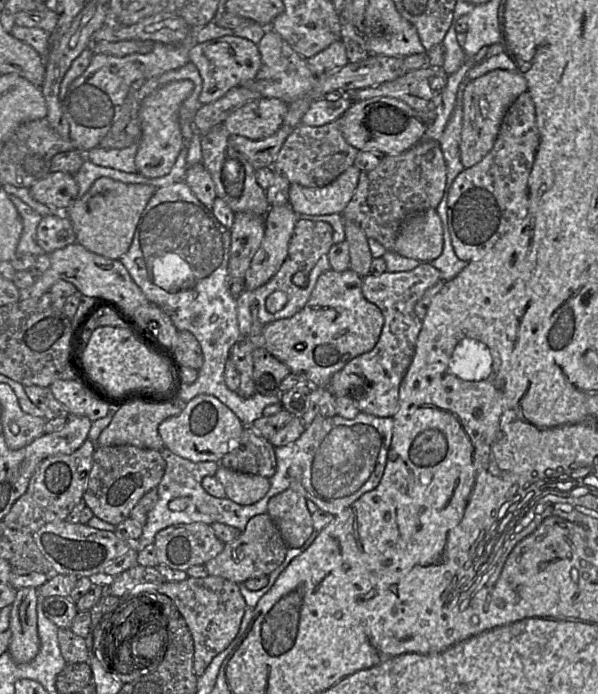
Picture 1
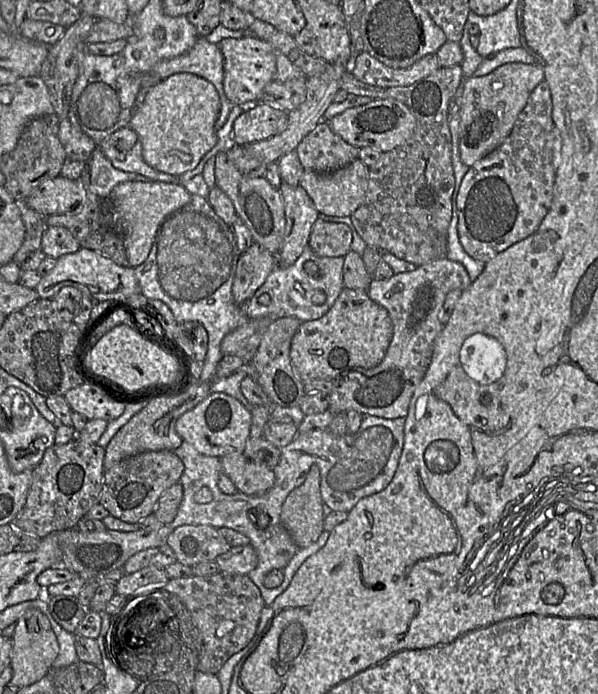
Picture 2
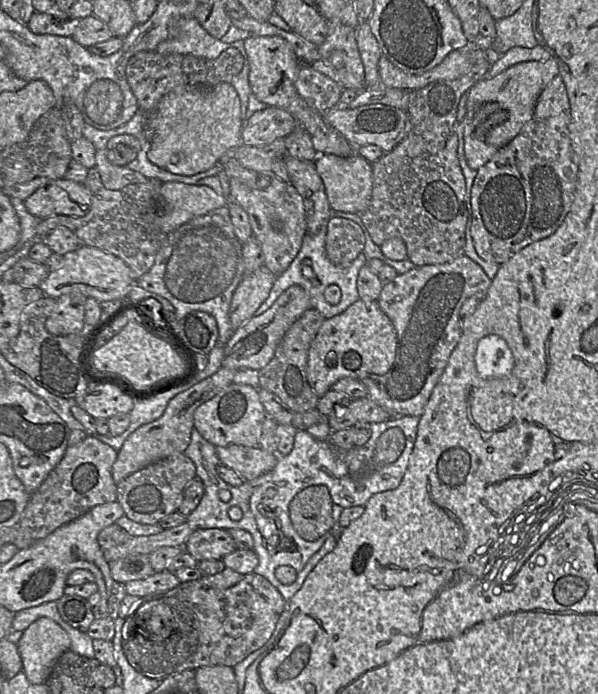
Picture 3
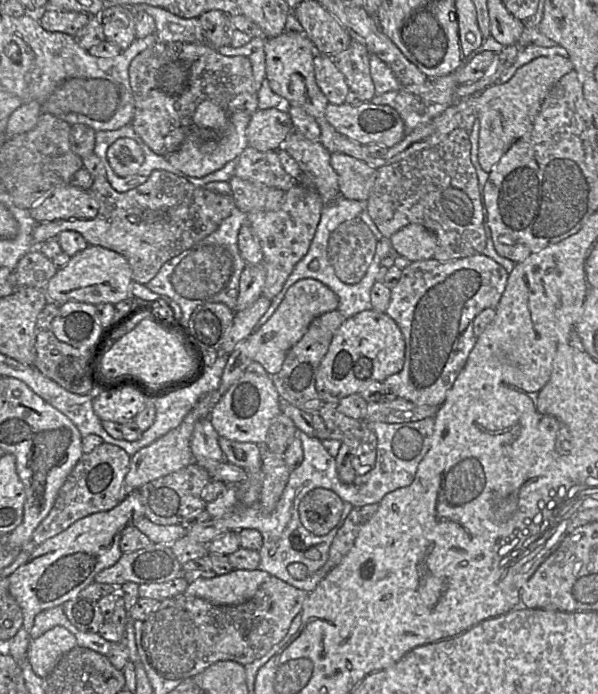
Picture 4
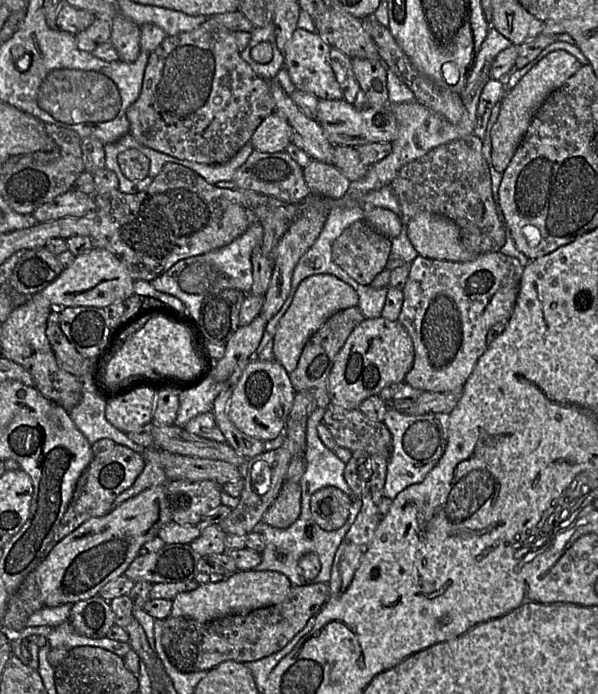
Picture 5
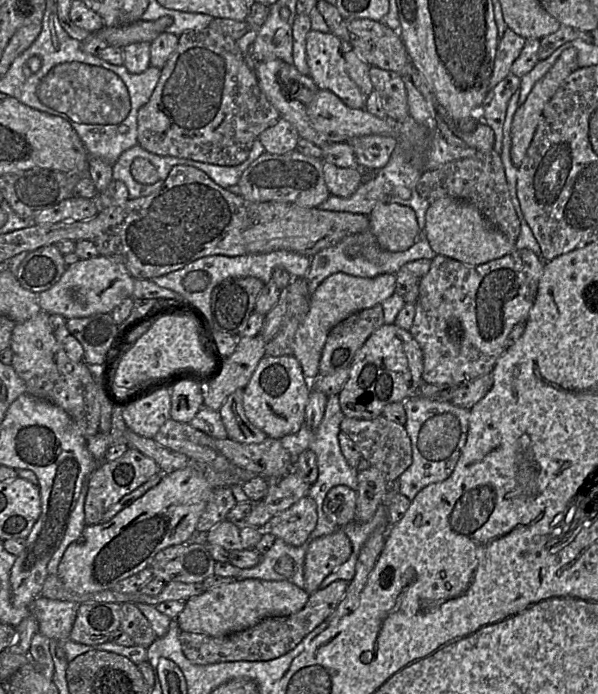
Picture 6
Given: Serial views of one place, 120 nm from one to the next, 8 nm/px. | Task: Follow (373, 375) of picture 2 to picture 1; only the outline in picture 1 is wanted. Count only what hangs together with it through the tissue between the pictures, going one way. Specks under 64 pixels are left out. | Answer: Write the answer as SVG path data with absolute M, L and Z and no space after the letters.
M422 262L410 271L385 271L380 275L368 274L362 278L363 296L380 309L384 317L384 325L379 340L371 351L353 358L332 376L327 388L335 398L342 396L351 398L360 412L379 417L393 417L395 415L399 407L399 388L412 362L417 338L422 327L422 319L416 315L415 305L426 293L432 293L433 297L441 289L444 282L441 272L430 262Z

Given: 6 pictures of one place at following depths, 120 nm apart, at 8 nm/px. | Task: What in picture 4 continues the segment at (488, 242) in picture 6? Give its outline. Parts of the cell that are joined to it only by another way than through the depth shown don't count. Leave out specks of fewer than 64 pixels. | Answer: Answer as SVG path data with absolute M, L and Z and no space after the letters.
M408 224L390 238L392 248L410 262L433 259L437 239L420 224Z

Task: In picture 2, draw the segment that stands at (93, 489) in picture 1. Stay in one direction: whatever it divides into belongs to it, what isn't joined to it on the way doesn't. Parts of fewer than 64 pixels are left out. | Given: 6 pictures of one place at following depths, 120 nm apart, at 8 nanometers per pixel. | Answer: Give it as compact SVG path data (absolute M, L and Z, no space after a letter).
M150 451L130 456L104 470L98 504L102 505L110 516L129 524L138 524L154 513L160 496L179 483L183 471L184 464L173 451Z

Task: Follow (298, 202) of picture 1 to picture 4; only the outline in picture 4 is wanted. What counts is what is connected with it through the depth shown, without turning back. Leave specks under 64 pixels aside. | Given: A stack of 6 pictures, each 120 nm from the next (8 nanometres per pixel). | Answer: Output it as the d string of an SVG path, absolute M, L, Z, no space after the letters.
M331 153L330 163L337 174L339 194L347 199L367 200L375 184L377 170L344 153Z

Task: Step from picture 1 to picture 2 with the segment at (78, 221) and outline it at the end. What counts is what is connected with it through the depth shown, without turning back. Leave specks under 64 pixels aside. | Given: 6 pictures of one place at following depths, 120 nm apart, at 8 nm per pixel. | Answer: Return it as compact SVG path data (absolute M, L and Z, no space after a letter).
M128 181L112 189L107 197L111 206L111 228L124 239L130 267L135 268L147 259L162 220L188 204L191 196L183 185L159 181Z

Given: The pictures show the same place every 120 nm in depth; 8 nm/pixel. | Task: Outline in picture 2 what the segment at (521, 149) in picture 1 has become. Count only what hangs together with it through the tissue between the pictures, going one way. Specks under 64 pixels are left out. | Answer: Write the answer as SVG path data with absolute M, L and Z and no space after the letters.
M542 81L530 94L507 139L470 167L458 188L454 200L457 232L468 255L487 263L537 230L553 200L561 148L561 136L552 119L551 92Z

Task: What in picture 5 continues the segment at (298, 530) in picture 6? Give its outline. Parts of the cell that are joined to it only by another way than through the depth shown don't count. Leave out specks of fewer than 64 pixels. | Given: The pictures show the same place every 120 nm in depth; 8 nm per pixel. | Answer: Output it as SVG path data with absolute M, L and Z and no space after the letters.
M285 481L281 490L262 516L261 522L285 529L292 525L301 514L301 488L298 483Z

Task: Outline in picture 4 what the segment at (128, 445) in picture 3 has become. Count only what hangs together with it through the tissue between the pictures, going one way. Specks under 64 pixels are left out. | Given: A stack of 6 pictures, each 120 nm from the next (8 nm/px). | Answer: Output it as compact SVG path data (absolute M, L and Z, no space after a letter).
M219 390L206 393L197 401L178 427L131 456L129 471L124 480L125 497L146 483L179 471L194 462L190 446L194 426L199 420L209 417L211 409L221 397Z

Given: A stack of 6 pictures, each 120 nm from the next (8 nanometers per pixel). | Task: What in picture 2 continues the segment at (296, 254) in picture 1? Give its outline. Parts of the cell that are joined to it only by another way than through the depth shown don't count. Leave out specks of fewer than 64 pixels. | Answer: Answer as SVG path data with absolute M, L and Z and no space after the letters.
M317 219L311 229L308 246L318 257L344 257L352 250L352 240L348 225Z

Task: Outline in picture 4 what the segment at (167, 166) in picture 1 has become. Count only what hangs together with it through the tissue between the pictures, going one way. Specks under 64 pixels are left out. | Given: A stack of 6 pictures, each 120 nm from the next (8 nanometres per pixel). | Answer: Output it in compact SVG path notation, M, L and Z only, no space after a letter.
M246 111L235 112L230 117L227 131L218 140L188 140L164 157L173 167L190 177L203 177L217 171L248 147L246 129L250 116Z

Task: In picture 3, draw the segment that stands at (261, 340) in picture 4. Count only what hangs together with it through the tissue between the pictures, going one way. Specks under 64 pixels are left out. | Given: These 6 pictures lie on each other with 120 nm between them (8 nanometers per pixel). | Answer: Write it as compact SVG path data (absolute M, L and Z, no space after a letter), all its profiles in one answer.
M291 286L266 312L253 316L232 333L224 346L222 367L231 370L263 369L272 360L285 333L309 309L311 309L309 293L302 286Z

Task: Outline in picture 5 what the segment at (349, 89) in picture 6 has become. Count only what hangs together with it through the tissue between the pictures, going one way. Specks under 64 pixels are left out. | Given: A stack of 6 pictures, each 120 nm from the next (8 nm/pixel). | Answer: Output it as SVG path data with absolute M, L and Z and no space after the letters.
M297 28L285 46L283 67L296 89L314 94L320 100L343 100L343 92L330 65L332 47L318 34Z

